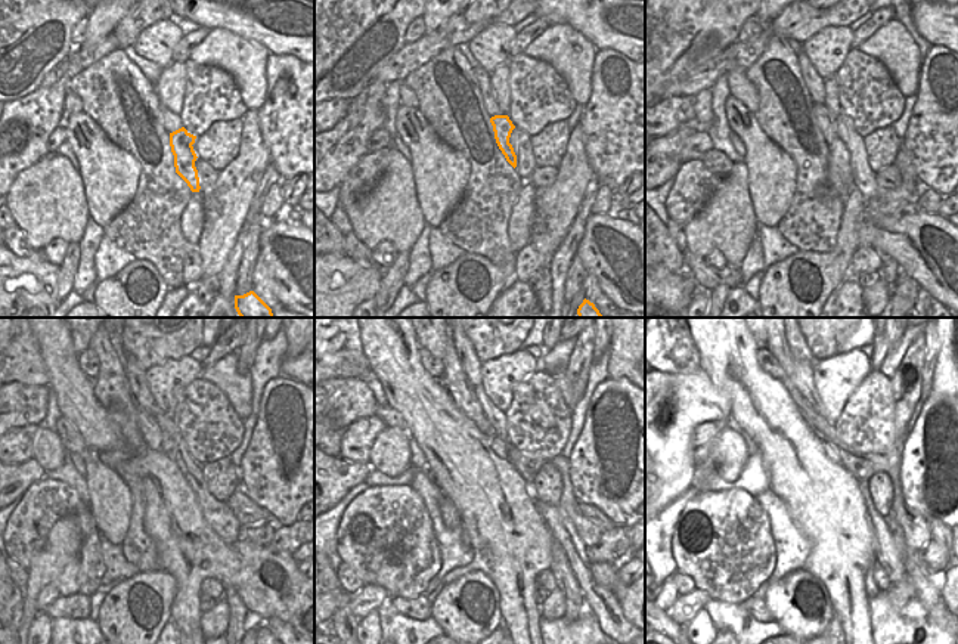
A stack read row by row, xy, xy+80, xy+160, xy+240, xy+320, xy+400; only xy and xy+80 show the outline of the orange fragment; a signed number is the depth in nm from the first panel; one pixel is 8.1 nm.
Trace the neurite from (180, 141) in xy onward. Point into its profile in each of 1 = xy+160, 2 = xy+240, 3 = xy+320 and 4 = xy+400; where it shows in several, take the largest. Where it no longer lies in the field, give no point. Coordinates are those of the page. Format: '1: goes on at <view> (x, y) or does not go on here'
1: goes on at xy+160 (827, 123)
2: goes on at xy+240 (152, 434)
3: goes on at xy+320 (455, 380)
4: goes on at xy+400 (778, 347)

